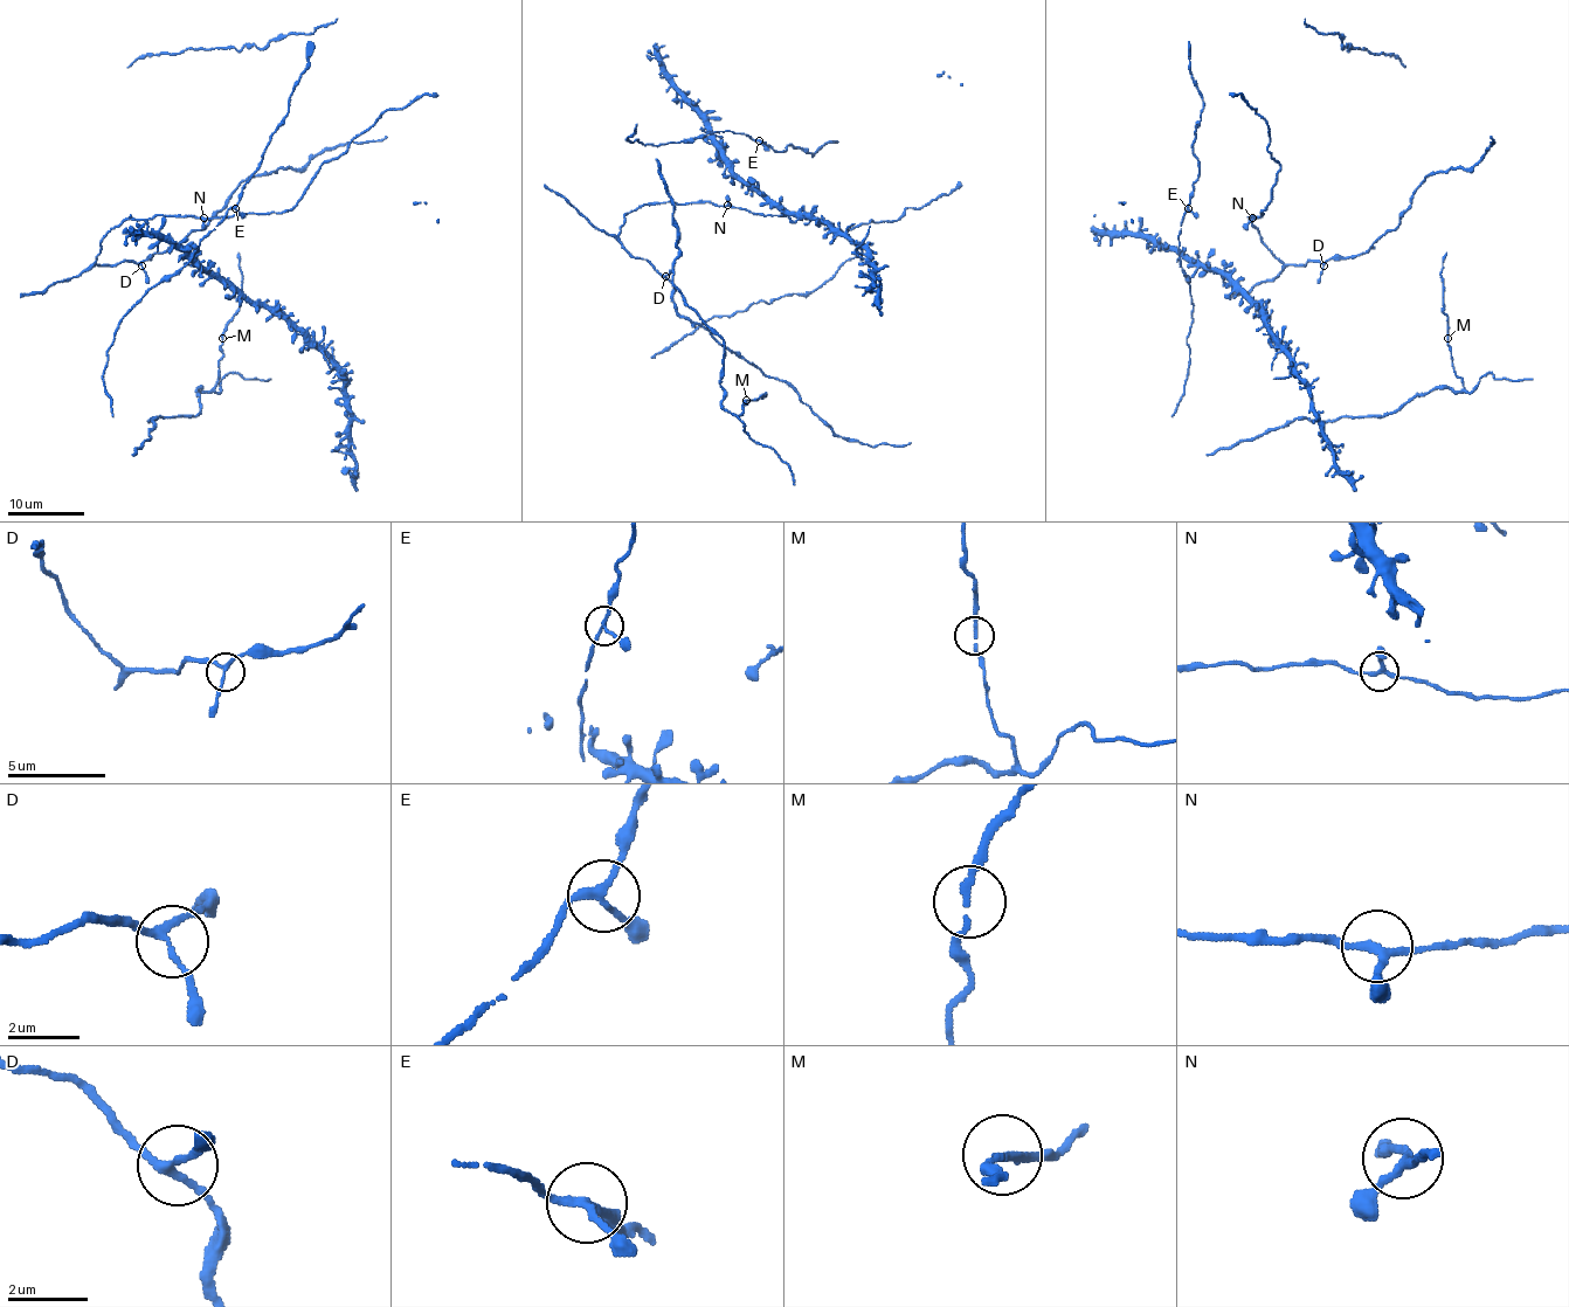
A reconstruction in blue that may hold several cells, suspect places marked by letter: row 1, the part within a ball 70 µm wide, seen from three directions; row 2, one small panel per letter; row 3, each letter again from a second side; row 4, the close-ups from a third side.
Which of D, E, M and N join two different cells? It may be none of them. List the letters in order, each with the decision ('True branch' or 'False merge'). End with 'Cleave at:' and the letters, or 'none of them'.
D: True branch
E: True branch
M: True branch
N: True branch
Cleave at: none of them

